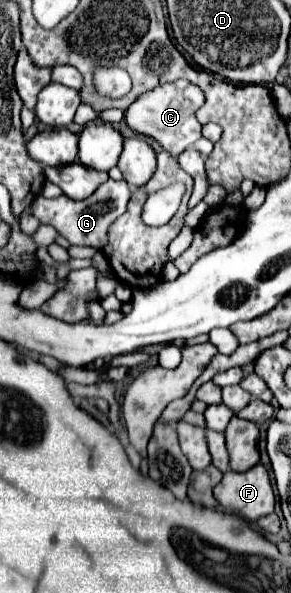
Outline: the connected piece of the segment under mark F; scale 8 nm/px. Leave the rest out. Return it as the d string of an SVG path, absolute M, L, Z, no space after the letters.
M261 463L245 473L227 471L221 483L215 485L213 495L219 505L241 515L247 521L257 521L259 517L273 513L275 507L269 475Z

